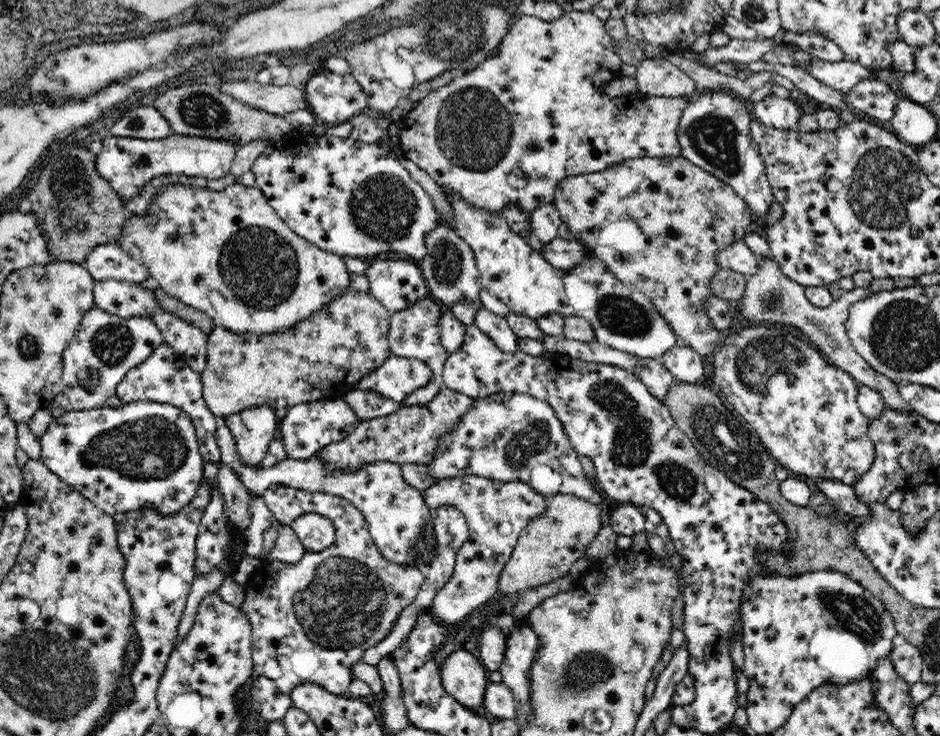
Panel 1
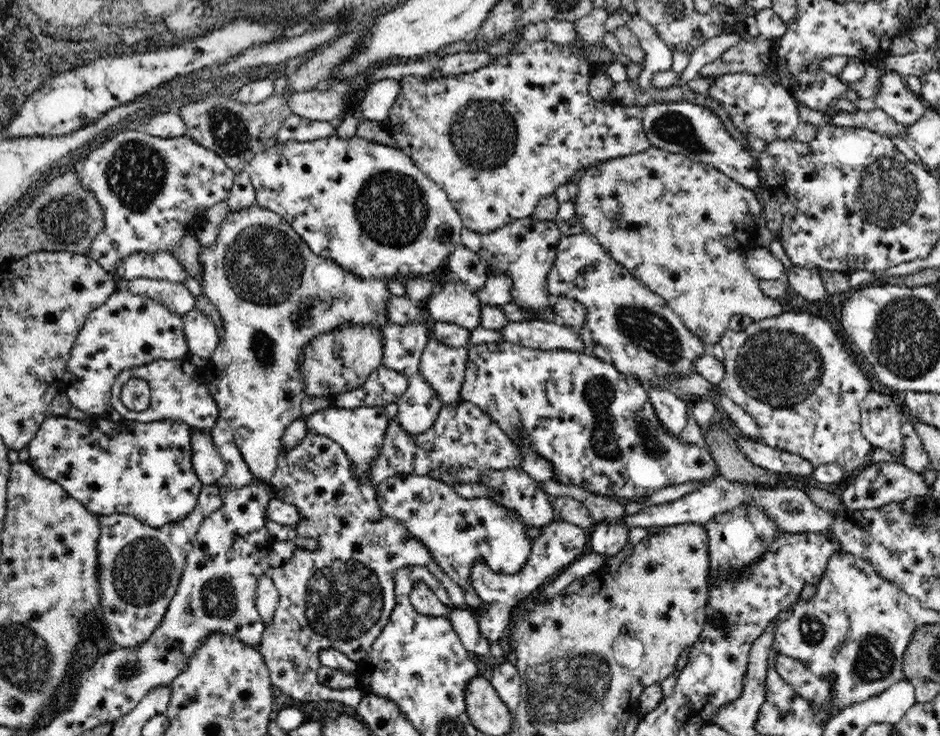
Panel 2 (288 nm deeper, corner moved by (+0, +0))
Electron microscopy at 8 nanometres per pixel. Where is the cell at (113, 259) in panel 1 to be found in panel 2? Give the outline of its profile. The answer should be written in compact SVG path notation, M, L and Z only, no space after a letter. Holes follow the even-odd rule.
M162 252L154 256L146 254L134 254L118 268L116 282L118 280L136 280L136 278L152 278L152 280L170 280L170 282L184 282L190 278L188 268L184 268L172 252Z

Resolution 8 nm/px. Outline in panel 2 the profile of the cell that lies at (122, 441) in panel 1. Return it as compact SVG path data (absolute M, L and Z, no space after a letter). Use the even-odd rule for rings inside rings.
M48 416L38 434L34 436L34 440L28 444L28 452L30 452L30 460L28 464L32 468L36 468L36 472L40 472L44 478L60 484L72 498L76 498L78 502L84 504L84 508L96 516L110 516L110 514L128 514L138 518L144 524L150 524L154 528L162 528L164 524L176 524L178 520L184 520L198 504L200 500L200 492L202 492L202 480L196 476L196 470L192 466L192 428L184 422L176 422L176 420L164 420L164 422L134 422L134 420L120 420L120 422L110 422L104 420L102 416L88 416L84 422L72 420L72 418L64 418L64 416Z

